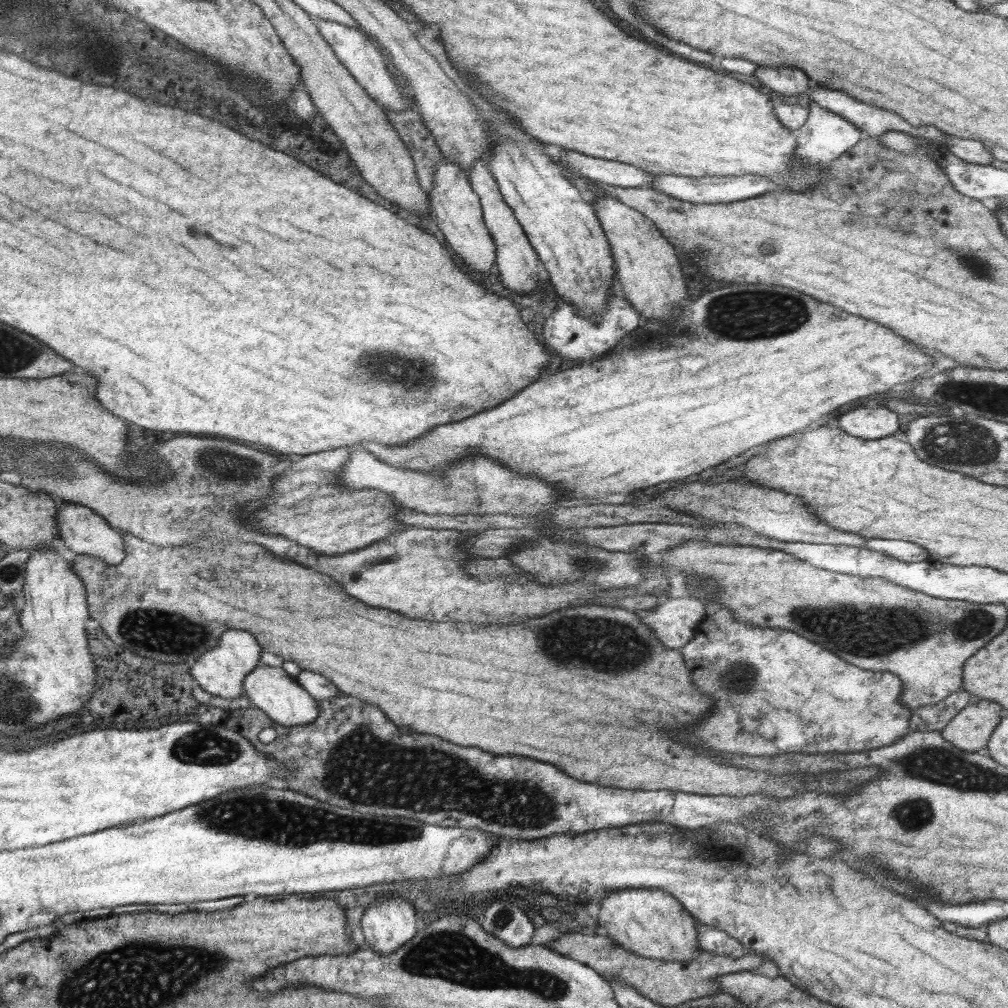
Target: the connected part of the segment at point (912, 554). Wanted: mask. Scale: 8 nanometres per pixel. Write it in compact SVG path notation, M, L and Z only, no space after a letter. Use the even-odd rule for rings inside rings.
M867 538L864 546L870 550L885 552L902 562L920 563L931 559L929 552L925 548L918 546L915 542L896 540L888 538Z

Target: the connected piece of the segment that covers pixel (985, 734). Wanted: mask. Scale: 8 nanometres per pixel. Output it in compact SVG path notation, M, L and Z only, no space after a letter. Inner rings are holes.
M974 699L960 710L940 733L960 750L977 753L987 746L990 735L1004 716L1006 710L997 702Z

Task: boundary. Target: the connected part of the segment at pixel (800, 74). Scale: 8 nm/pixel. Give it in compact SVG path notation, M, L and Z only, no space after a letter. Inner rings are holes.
M758 64L754 76L760 83L784 95L788 101L793 96L809 91L810 80L807 74L794 66L766 66Z

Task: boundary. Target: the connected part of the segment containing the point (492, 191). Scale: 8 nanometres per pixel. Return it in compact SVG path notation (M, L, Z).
M479 158L474 163L469 180L474 192L479 196L481 202L482 216L487 229L490 231L496 247L495 263L497 264L498 272L502 284L506 288L510 288L512 292L520 294L530 294L536 288L538 282L538 256L537 252L532 248L522 225L514 216L514 212L506 202L499 191L496 179L490 172L487 160Z

